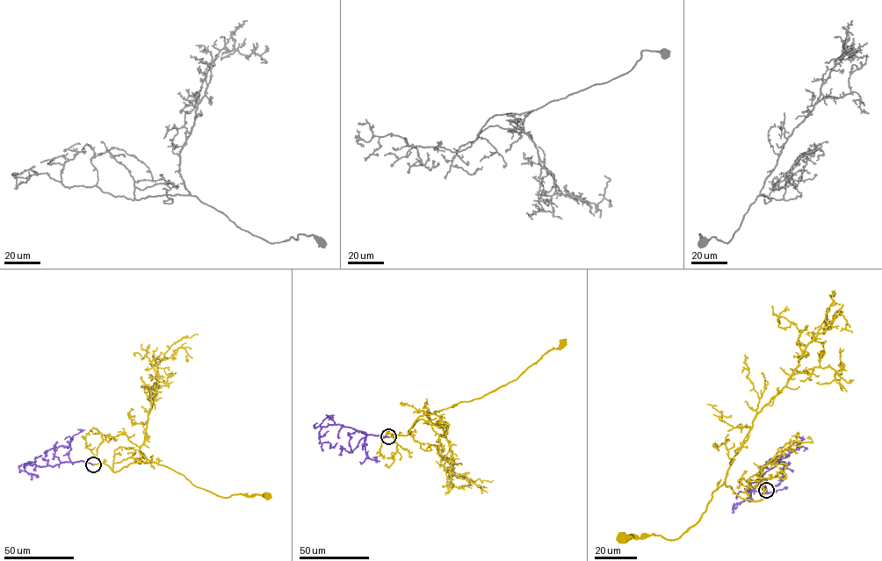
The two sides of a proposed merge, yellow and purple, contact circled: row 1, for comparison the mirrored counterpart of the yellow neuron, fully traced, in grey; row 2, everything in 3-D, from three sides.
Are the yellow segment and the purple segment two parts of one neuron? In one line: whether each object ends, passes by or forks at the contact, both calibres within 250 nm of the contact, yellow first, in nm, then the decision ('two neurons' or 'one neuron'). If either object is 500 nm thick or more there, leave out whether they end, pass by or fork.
yellow ends; purple ends; calibres 300 and 320 nm; one neuron

